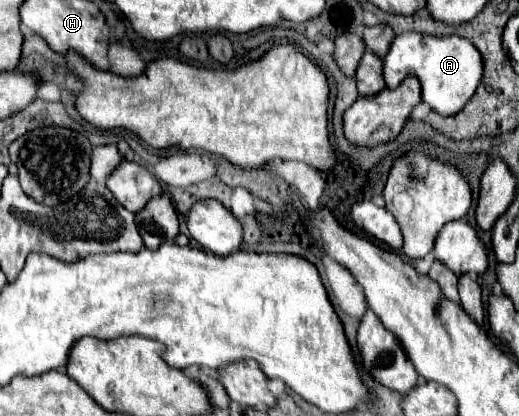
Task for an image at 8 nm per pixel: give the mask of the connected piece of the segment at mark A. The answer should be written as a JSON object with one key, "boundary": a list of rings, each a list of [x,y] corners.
{"boundary":[[[417,32],[395,36],[389,52],[383,58],[383,78],[389,90],[405,78],[415,76],[421,82],[421,100],[439,116],[455,116],[477,90],[481,82],[481,54],[469,40],[459,36],[435,38]]]}

